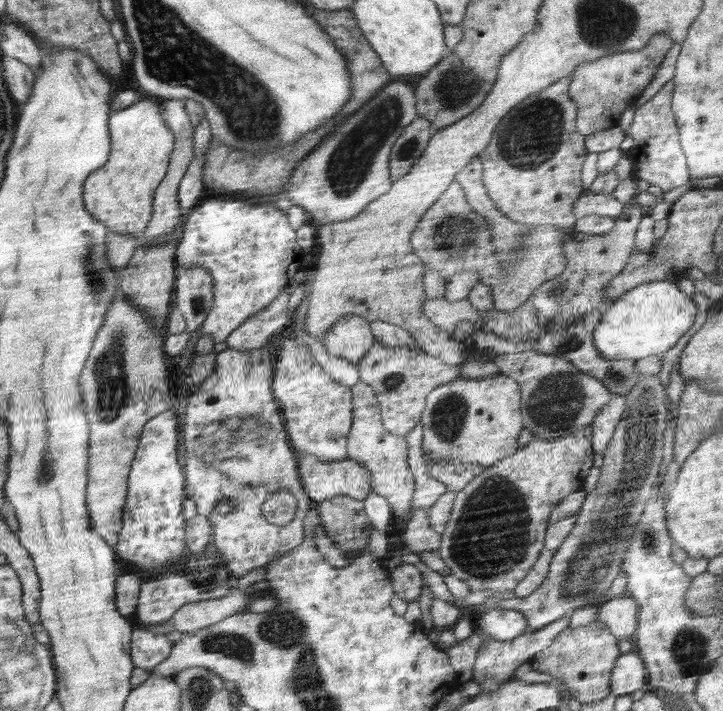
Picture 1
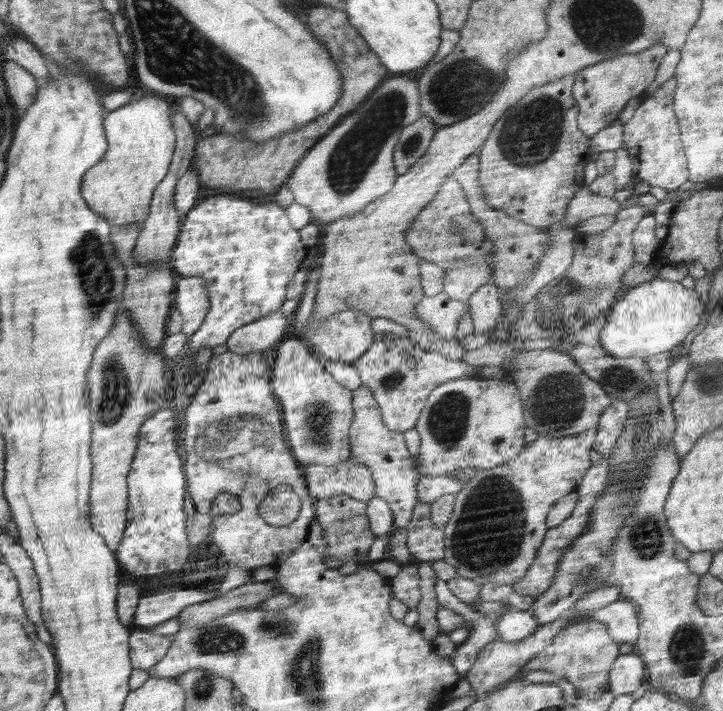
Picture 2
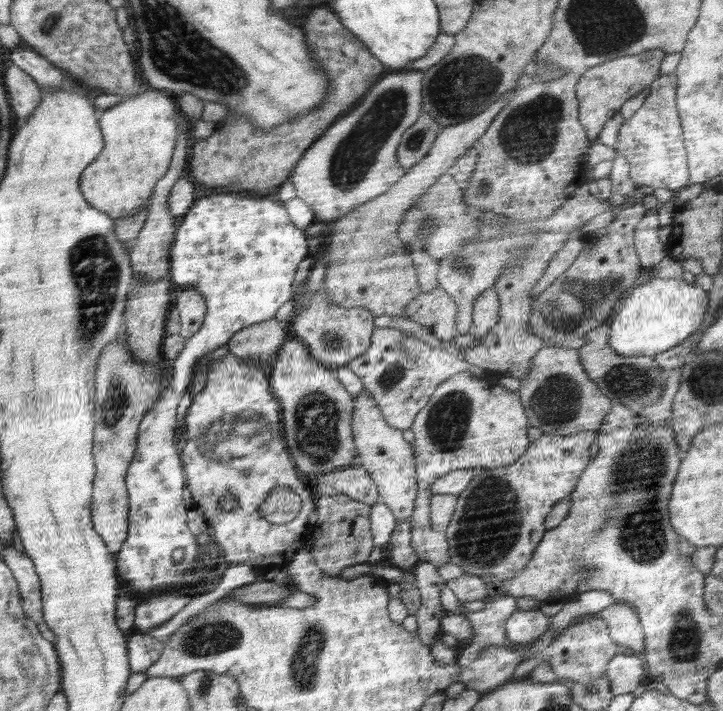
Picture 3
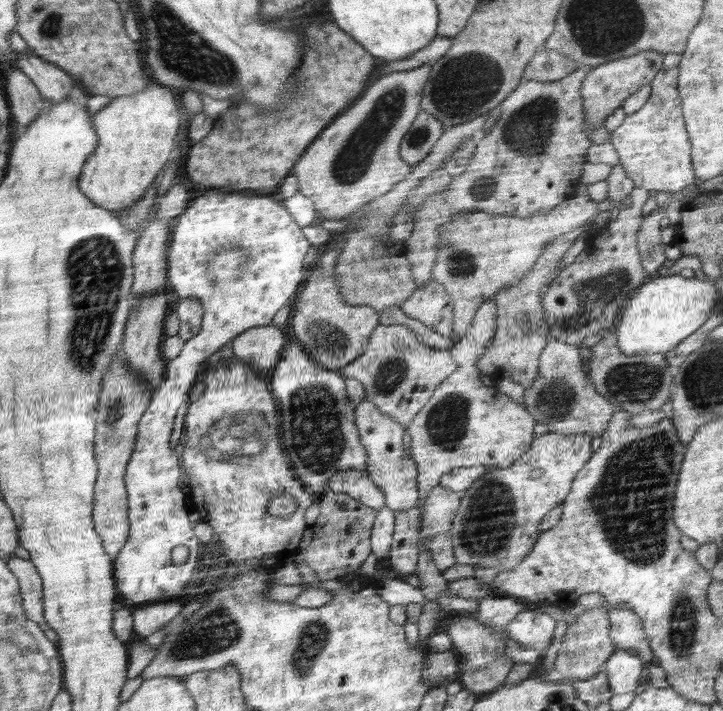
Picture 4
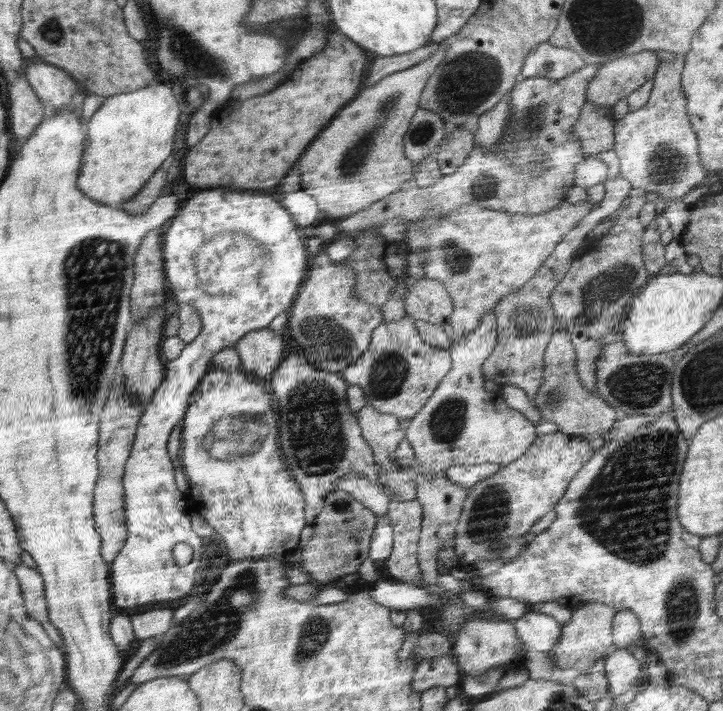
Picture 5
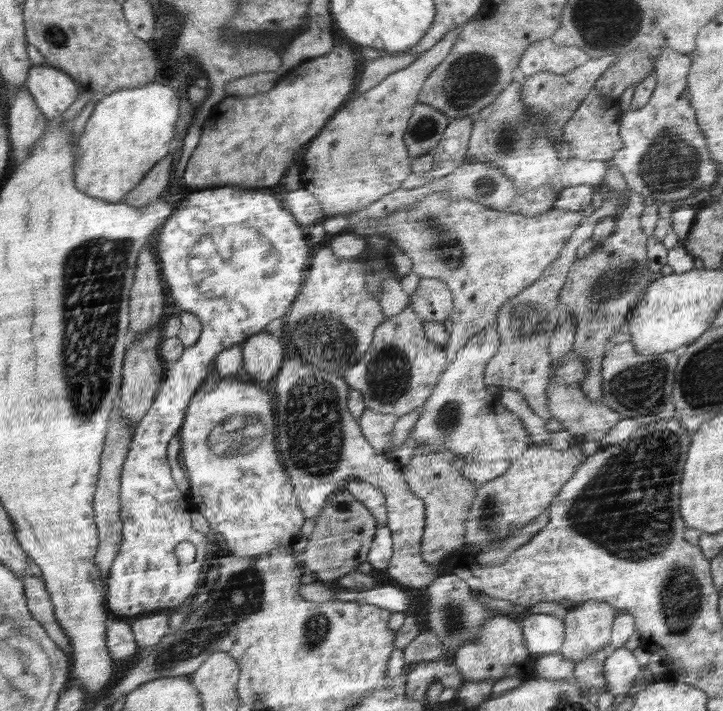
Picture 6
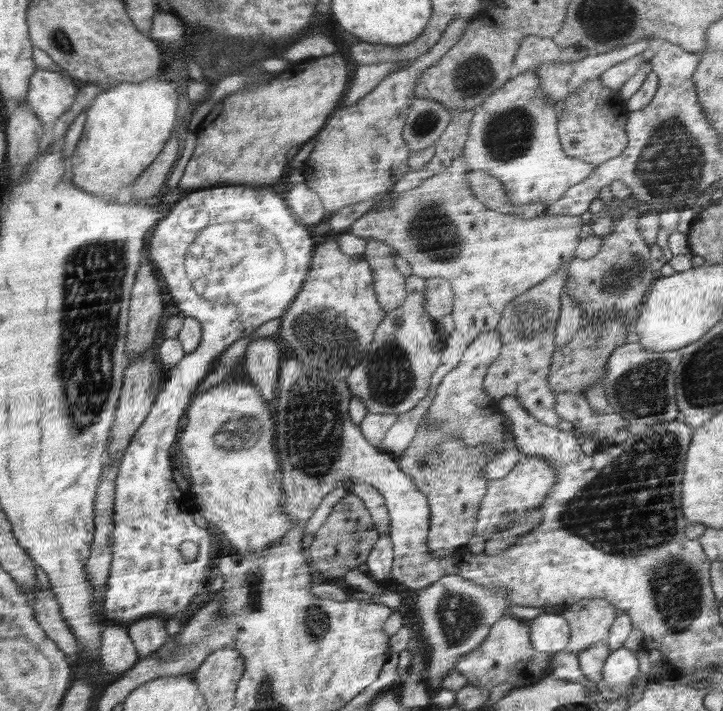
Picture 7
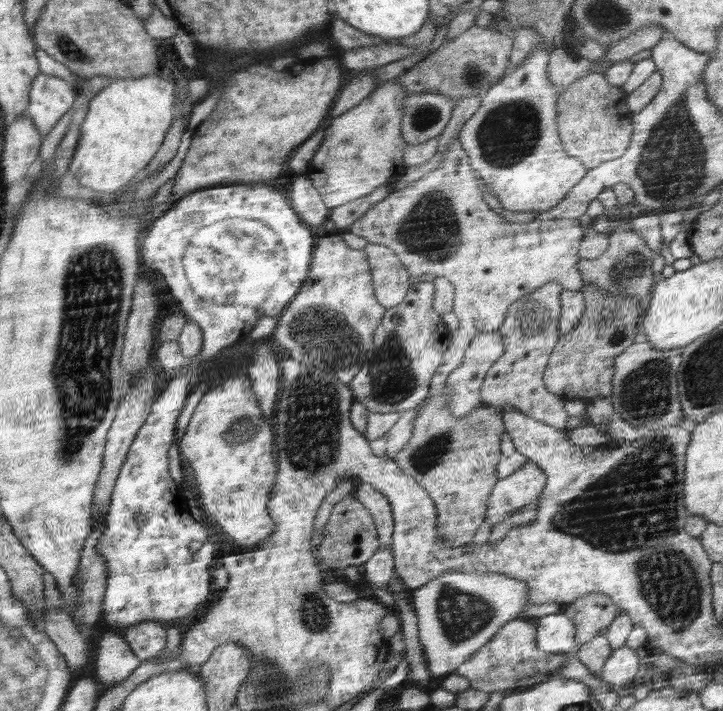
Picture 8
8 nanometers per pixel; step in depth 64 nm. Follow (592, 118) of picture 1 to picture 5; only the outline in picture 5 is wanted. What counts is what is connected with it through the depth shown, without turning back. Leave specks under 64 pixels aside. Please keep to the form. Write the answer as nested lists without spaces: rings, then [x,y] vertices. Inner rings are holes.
[[[655,51],[624,56],[599,66],[600,72],[587,88],[586,102],[597,108],[612,108],[623,98],[655,78],[661,60]]]

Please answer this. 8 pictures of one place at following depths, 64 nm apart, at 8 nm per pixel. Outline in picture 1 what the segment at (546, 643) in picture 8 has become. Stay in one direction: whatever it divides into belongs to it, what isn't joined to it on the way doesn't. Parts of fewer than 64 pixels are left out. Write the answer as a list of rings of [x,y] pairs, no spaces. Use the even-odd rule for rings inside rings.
[[[496,607],[480,614],[474,625],[490,639],[509,641],[524,634],[527,617],[518,610]]]

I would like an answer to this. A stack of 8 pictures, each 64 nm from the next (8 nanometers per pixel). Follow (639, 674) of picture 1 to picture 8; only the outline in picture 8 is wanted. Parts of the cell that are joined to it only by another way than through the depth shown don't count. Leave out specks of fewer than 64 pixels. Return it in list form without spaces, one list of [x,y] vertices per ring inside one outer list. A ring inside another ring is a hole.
[[[624,645],[622,648],[614,649],[599,676],[604,684],[611,686],[614,691],[620,691],[638,674],[638,662],[640,658],[636,656],[634,649]]]

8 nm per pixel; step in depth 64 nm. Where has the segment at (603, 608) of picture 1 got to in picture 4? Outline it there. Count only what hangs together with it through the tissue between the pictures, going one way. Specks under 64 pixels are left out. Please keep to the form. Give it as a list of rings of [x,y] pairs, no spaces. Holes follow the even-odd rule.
[[[611,607],[608,613],[609,637],[616,649],[632,649],[640,654],[644,662],[651,662],[653,656],[648,639],[642,628],[640,617],[622,607]]]

